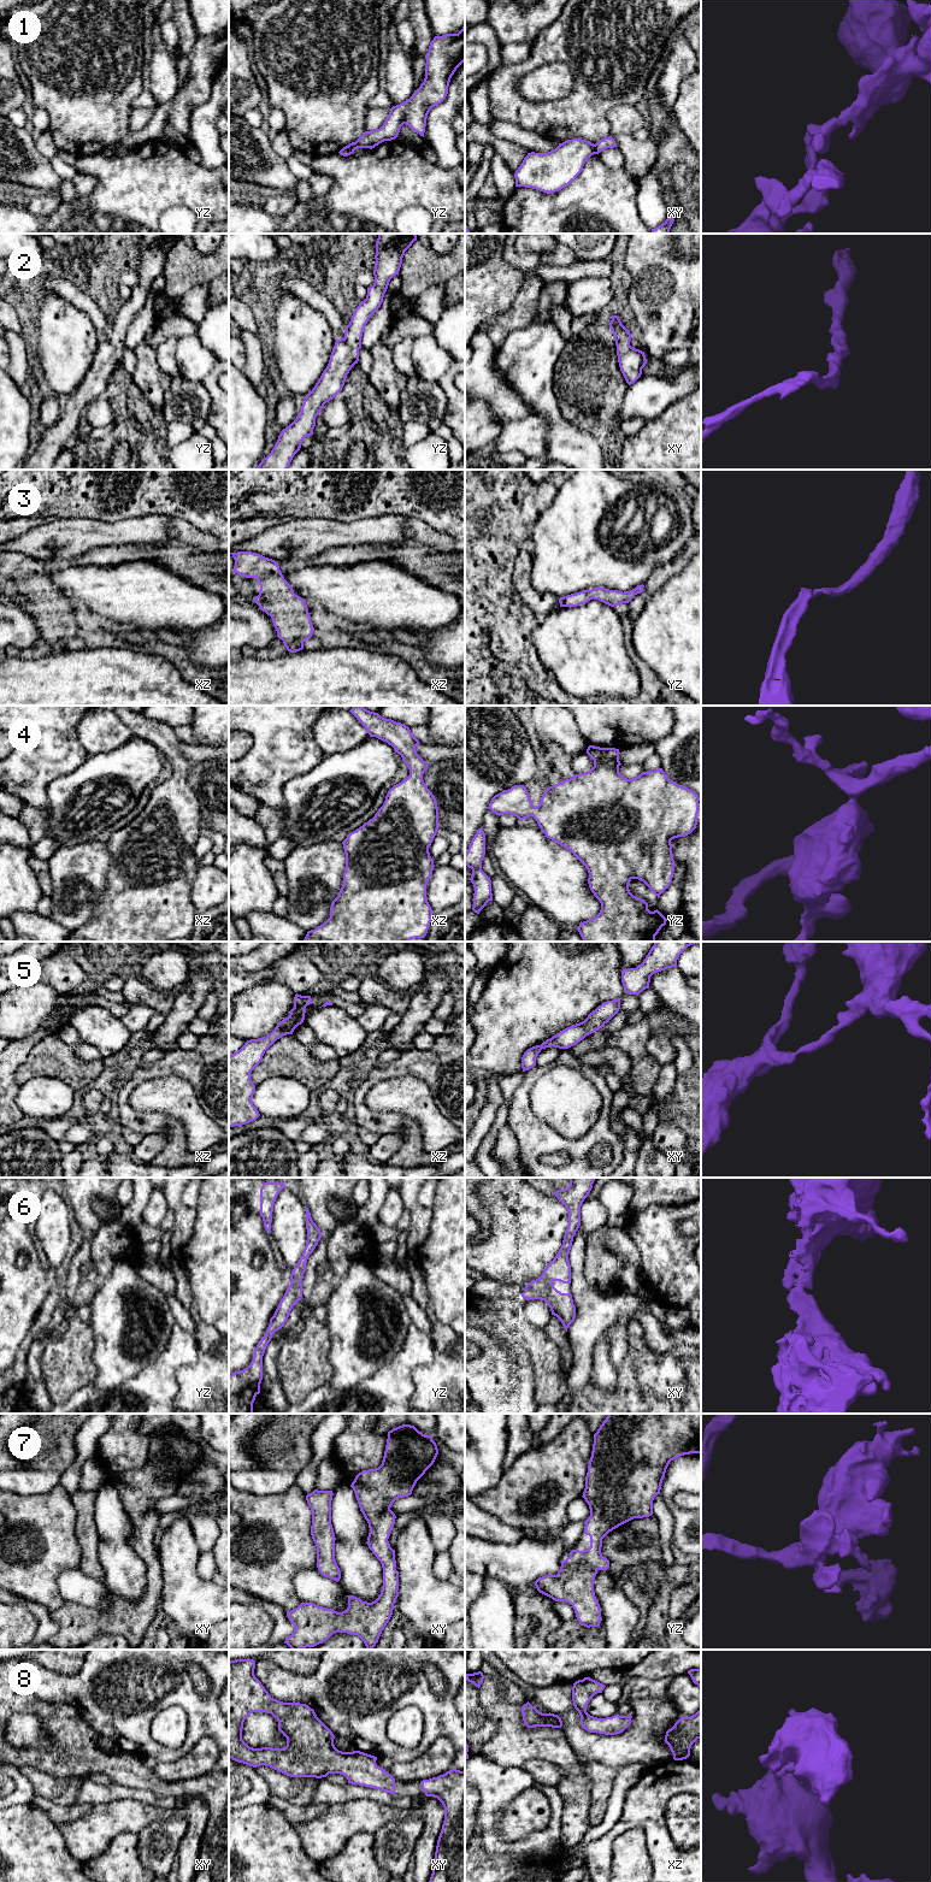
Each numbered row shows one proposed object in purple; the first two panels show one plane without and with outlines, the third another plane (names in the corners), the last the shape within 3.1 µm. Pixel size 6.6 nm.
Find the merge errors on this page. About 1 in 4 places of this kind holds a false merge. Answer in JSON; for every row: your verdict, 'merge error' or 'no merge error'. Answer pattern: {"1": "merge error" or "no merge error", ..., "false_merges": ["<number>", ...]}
{"1": "merge error", "2": "no merge error", "3": "no merge error", "4": "no merge error", "5": "merge error", "6": "no merge error", "7": "no merge error", "8": "no merge error", "false_merges": ["1", "5"]}

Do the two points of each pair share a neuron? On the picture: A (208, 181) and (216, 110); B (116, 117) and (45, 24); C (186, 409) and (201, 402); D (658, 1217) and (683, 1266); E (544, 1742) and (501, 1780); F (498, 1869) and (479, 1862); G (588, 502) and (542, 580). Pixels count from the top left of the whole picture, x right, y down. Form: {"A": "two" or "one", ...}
{"A": "two", "B": "one", "C": "one", "D": "one", "E": "two", "F": "one", "G": "one"}

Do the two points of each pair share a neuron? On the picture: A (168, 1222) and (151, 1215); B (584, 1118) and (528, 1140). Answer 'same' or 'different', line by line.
A: different
B: different

